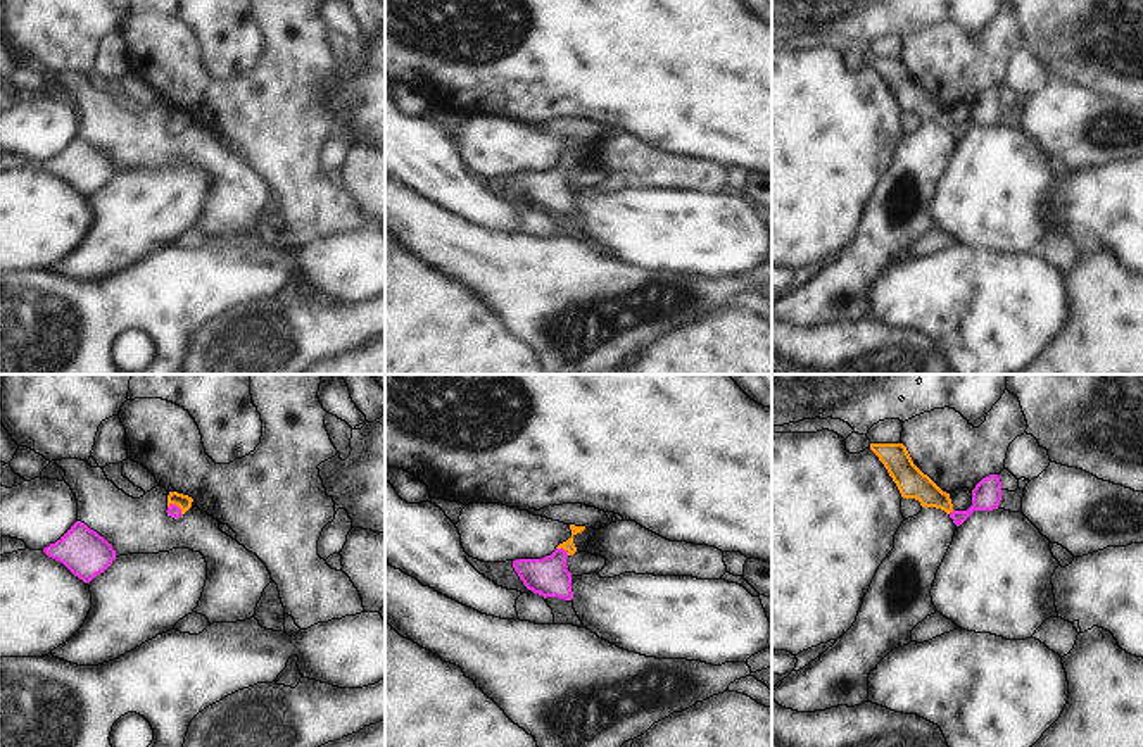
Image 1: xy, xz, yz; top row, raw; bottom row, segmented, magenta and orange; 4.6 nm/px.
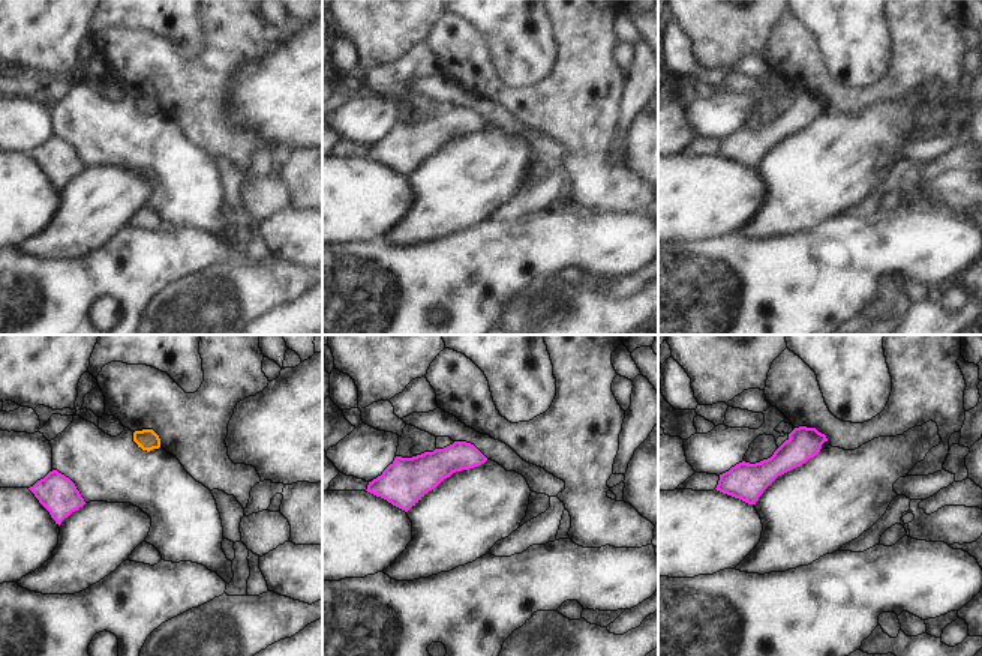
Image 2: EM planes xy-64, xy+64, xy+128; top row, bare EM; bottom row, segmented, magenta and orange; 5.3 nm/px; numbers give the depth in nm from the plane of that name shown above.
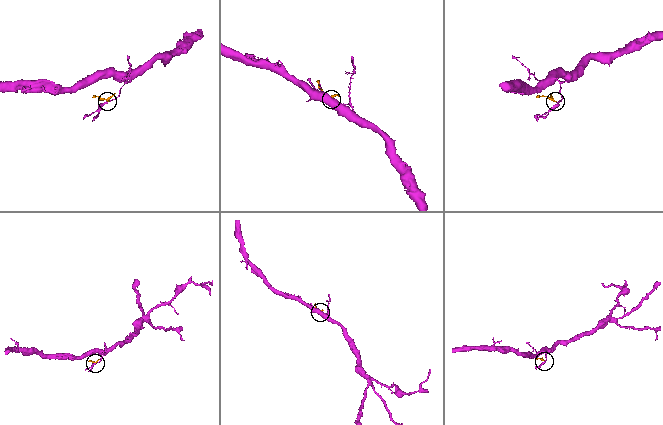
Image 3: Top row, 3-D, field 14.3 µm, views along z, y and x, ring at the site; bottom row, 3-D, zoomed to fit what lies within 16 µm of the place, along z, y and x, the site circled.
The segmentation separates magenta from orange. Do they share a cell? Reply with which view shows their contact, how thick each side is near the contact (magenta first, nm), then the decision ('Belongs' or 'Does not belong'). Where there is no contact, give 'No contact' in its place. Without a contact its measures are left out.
Touches magenta in xz. Thickness 190 nm (magenta) against 60 nm. Belongs

